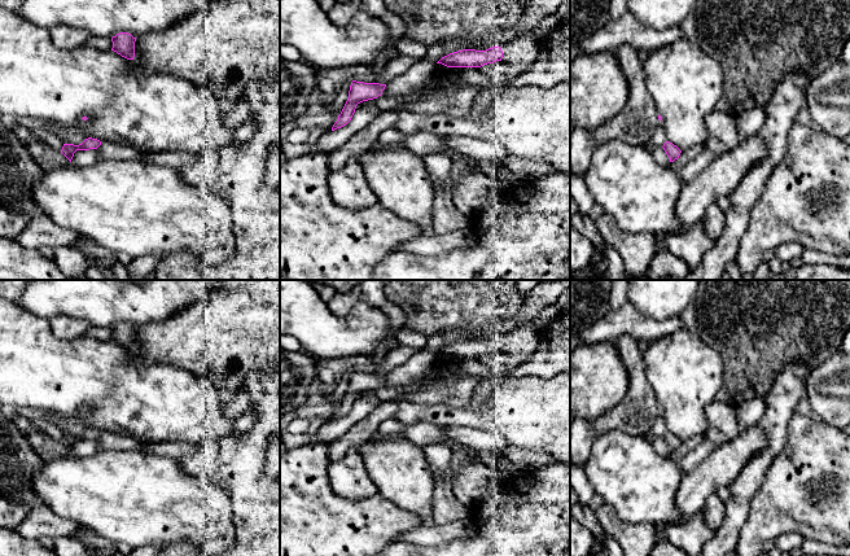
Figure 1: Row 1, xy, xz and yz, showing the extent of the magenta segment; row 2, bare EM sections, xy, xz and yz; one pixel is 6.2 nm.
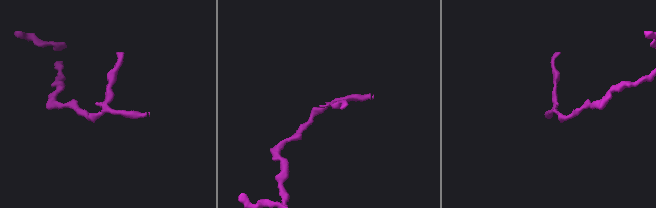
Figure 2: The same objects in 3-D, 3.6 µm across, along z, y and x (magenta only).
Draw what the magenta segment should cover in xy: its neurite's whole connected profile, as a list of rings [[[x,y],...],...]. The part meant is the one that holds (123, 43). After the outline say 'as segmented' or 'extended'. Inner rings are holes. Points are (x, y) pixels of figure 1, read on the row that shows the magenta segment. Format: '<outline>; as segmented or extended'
[[[119,32],[111,38],[111,41],[113,41],[111,51],[117,52],[118,54],[127,60],[133,60],[136,38],[133,38],[128,32]]]; as segmented

